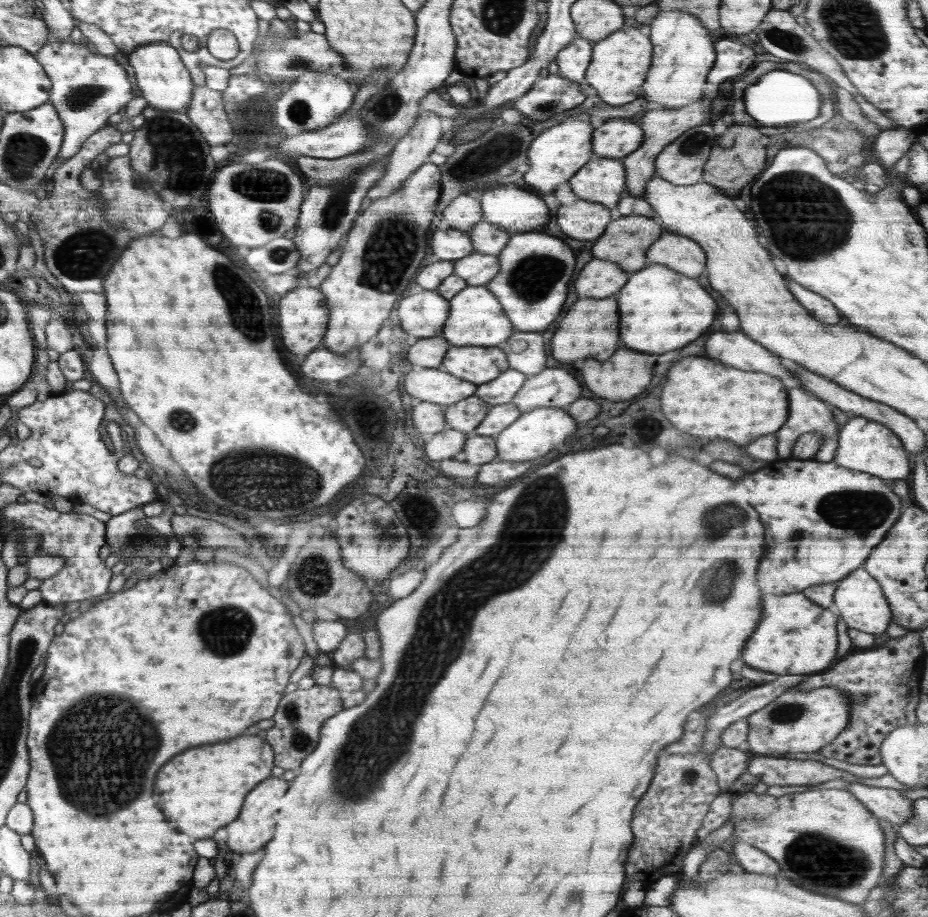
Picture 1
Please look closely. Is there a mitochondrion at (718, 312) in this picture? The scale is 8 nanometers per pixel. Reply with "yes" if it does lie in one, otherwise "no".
no

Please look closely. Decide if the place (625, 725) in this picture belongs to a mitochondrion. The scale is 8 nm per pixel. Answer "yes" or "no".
no

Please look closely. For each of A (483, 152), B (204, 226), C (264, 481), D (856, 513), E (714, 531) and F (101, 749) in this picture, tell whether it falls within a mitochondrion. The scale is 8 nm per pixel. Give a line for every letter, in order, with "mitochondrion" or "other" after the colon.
A: mitochondrion
B: other
C: mitochondrion
D: mitochondrion
E: mitochondrion
F: mitochondrion

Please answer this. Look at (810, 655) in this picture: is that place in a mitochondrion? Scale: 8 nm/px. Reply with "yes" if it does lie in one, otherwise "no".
no

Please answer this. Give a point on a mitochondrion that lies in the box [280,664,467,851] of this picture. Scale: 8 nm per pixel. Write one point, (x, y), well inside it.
(299, 740)

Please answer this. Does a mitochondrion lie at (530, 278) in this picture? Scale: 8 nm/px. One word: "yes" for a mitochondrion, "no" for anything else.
yes

